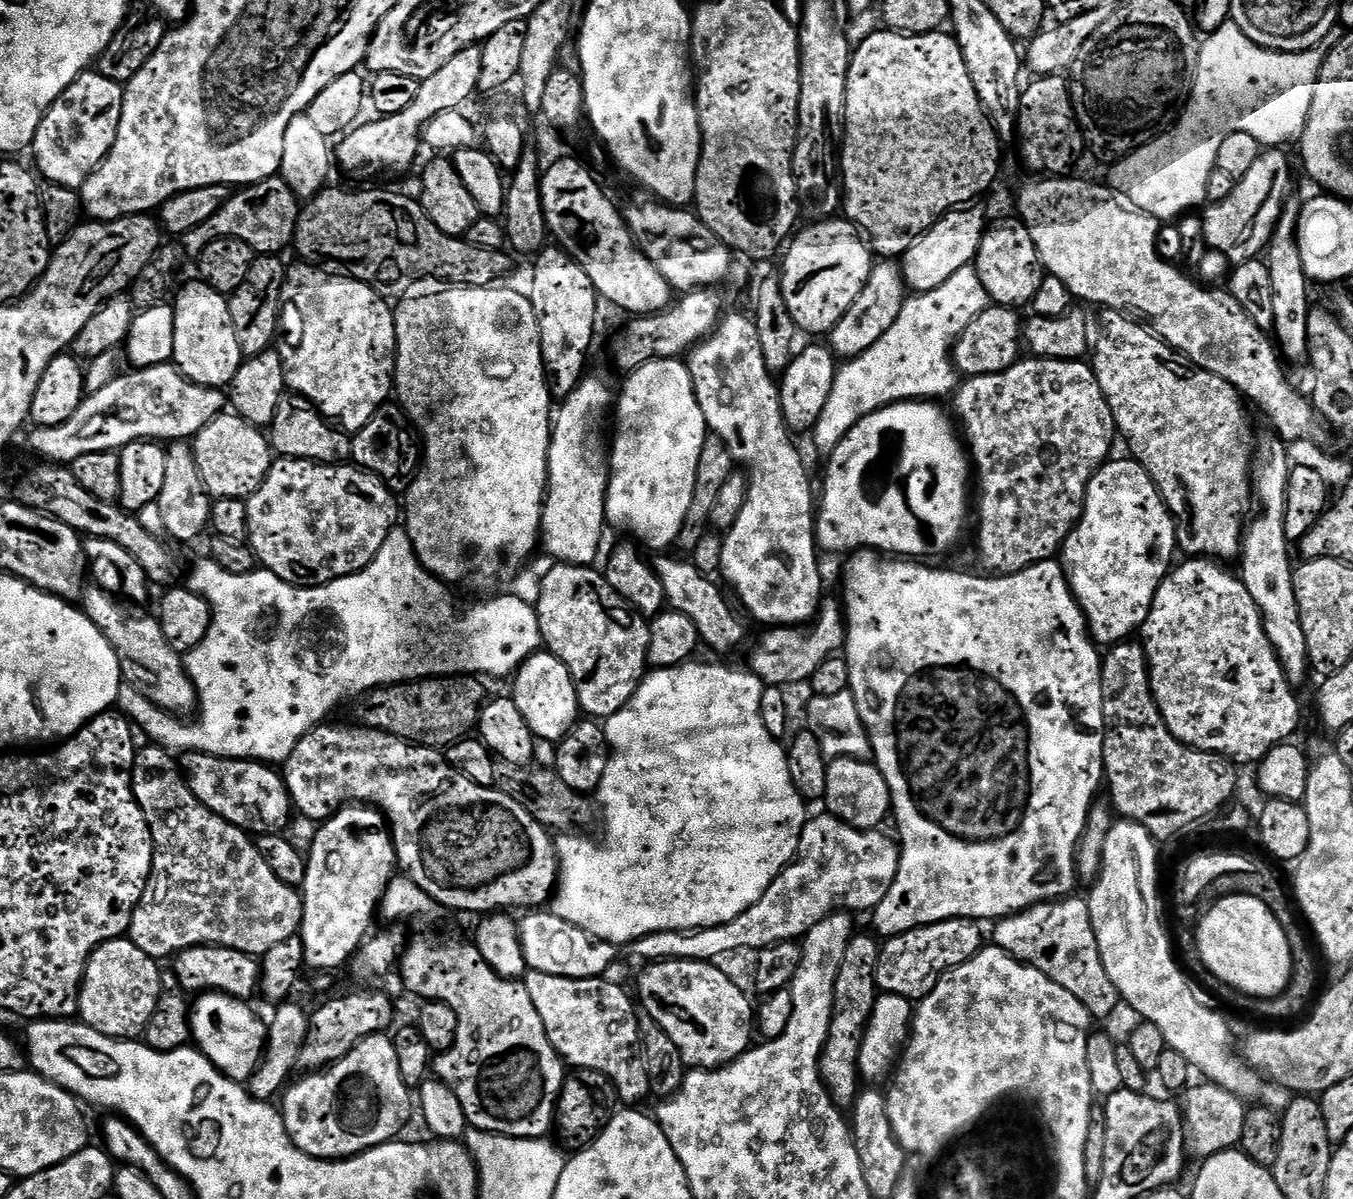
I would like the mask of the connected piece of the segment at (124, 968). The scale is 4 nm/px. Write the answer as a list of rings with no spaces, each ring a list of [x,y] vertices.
[[[127,938],[111,940],[98,946],[90,954],[88,965],[84,971],[84,981],[80,984],[79,1019],[98,1030],[98,1034],[106,1034],[115,1040],[134,1040],[143,1037],[150,1018],[160,1001],[162,991],[161,965],[150,954],[138,950],[134,942]]]

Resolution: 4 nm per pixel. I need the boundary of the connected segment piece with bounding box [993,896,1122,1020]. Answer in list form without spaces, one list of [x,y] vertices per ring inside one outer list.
[[[1078,897],[1035,904],[1026,911],[1005,916],[993,925],[993,943],[1016,960],[1046,974],[1082,1002],[1093,1019],[1100,1020],[1110,1017],[1122,1001],[1117,987],[1102,966],[1101,951],[1090,922],[1088,903],[1083,897]]]

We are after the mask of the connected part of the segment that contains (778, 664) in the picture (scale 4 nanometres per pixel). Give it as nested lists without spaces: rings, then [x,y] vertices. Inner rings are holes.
[[[825,599],[815,620],[811,621],[812,632],[804,632],[800,626],[772,626],[760,636],[760,641],[752,648],[748,660],[750,671],[765,686],[780,684],[800,684],[811,681],[814,670],[822,666],[830,657],[837,655],[846,644],[846,621],[841,605]]]

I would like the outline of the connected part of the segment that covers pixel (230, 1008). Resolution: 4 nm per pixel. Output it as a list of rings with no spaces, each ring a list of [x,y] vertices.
[[[206,992],[197,995],[195,1000],[190,1010],[190,1019],[197,1049],[203,1052],[224,1076],[237,1082],[251,1080],[256,1067],[264,1059],[264,1046],[268,1039],[265,1021],[256,1017],[251,1003],[237,1000],[224,992]]]

